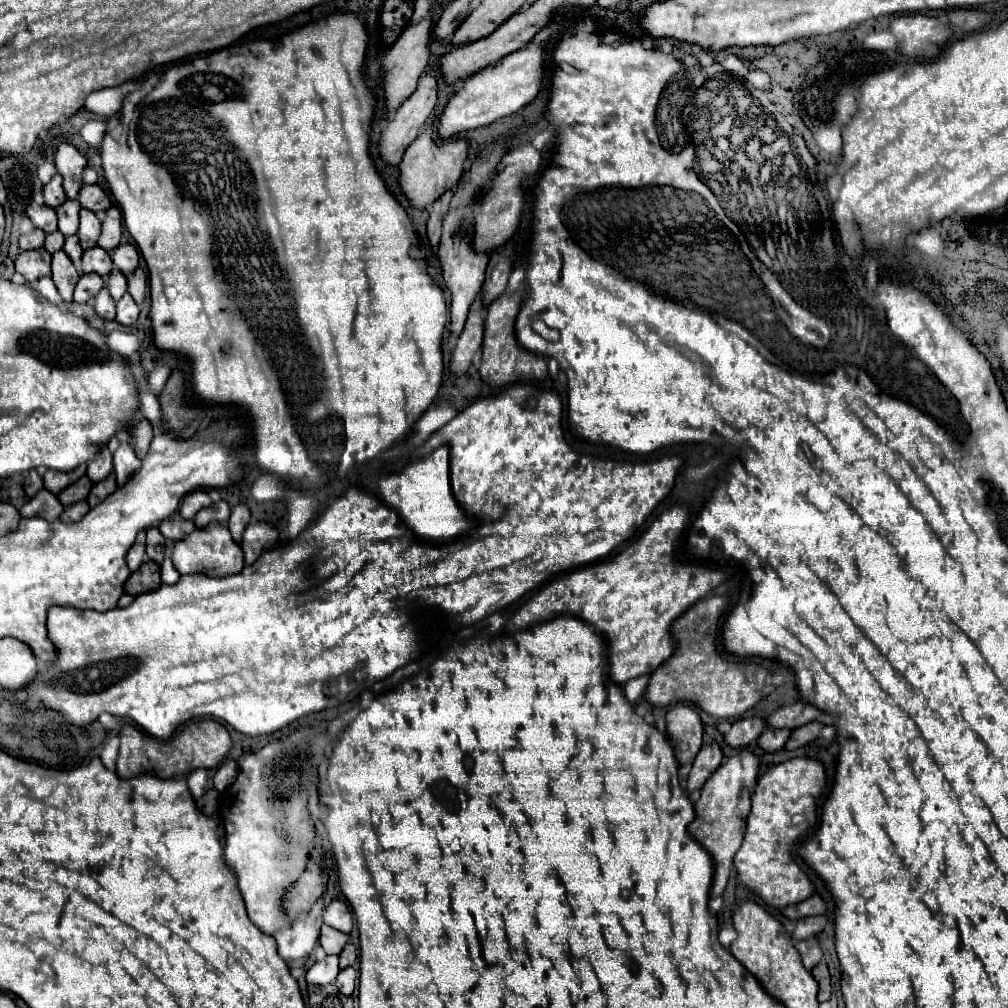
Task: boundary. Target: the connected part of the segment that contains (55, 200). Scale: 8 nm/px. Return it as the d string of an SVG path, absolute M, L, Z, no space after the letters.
M55 175L45 187L43 187L43 197L45 197L45 205L49 207L59 207L67 197L65 197L65 191L61 187L61 177Z

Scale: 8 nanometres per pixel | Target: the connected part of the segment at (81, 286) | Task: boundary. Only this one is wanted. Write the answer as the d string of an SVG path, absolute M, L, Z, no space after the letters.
M87 273L81 275L79 283L75 285L75 303L87 303L91 297L97 295L97 291L103 287L103 279L99 279L99 275L95 273Z

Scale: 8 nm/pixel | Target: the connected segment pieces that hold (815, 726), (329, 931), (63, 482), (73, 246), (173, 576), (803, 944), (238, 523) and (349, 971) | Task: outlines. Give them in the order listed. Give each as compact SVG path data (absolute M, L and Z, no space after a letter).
M815 721L807 723L807 725L799 727L799 729L795 729L793 735L791 735L791 739L787 741L785 749L797 749L797 747L803 747L803 745L815 741L819 737L821 729L823 729L823 723L815 723Z
M323 925L321 927L321 945L325 949L325 953L341 953L341 949L345 947L345 943L349 941L349 935L339 931L339 929L333 929L329 925Z
M79 465L75 471L69 471L69 473L61 473L61 471L51 471L47 469L43 473L43 481L45 481L45 489L49 489L51 493L59 493L63 487L75 483L81 475L85 475L85 465Z
M69 235L69 237L65 237L63 251L65 251L65 253L71 257L71 261L73 261L75 265L79 265L79 263L81 263L83 249L81 249L81 245L79 245L79 239L77 239L77 235Z
M165 557L165 561L163 561L163 565L161 565L161 579L163 579L163 583L167 583L167 585L173 585L173 583L177 583L179 581L179 571L175 571L175 567L173 567L173 563L171 563L171 559L169 557Z
M805 939L805 941L795 941L795 947L799 949L801 953L801 959L803 959L803 965L811 971L821 959L823 959L823 951L819 947L817 941L813 939Z
M235 505L231 511L231 517L227 521L227 529L231 531L231 535L237 543L241 541L241 535L245 531L247 523L249 523L249 509L245 505Z
M347 967L347 969L339 971L335 985L339 987L339 991L341 991L343 995L351 995L353 989L355 989L355 979L357 979L357 971L355 971L353 967Z

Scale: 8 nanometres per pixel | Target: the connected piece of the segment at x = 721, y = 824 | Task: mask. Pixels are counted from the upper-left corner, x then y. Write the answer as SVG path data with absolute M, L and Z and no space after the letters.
M717 743L703 745L699 755L695 757L693 769L687 777L687 791L689 793L703 787L701 797L695 803L697 819L691 823L689 829L691 829L693 837L711 853L713 863L715 863L715 877L713 877L711 897L721 895L725 885L727 885L731 865L733 865L733 857L735 857L737 849L741 847L741 841L743 841L743 835L745 835L747 815L751 811L751 793L753 793L753 787L757 783L759 765L761 765L761 759L751 749L739 751L737 755L725 759L725 763L721 763L721 759L723 759L723 751Z

